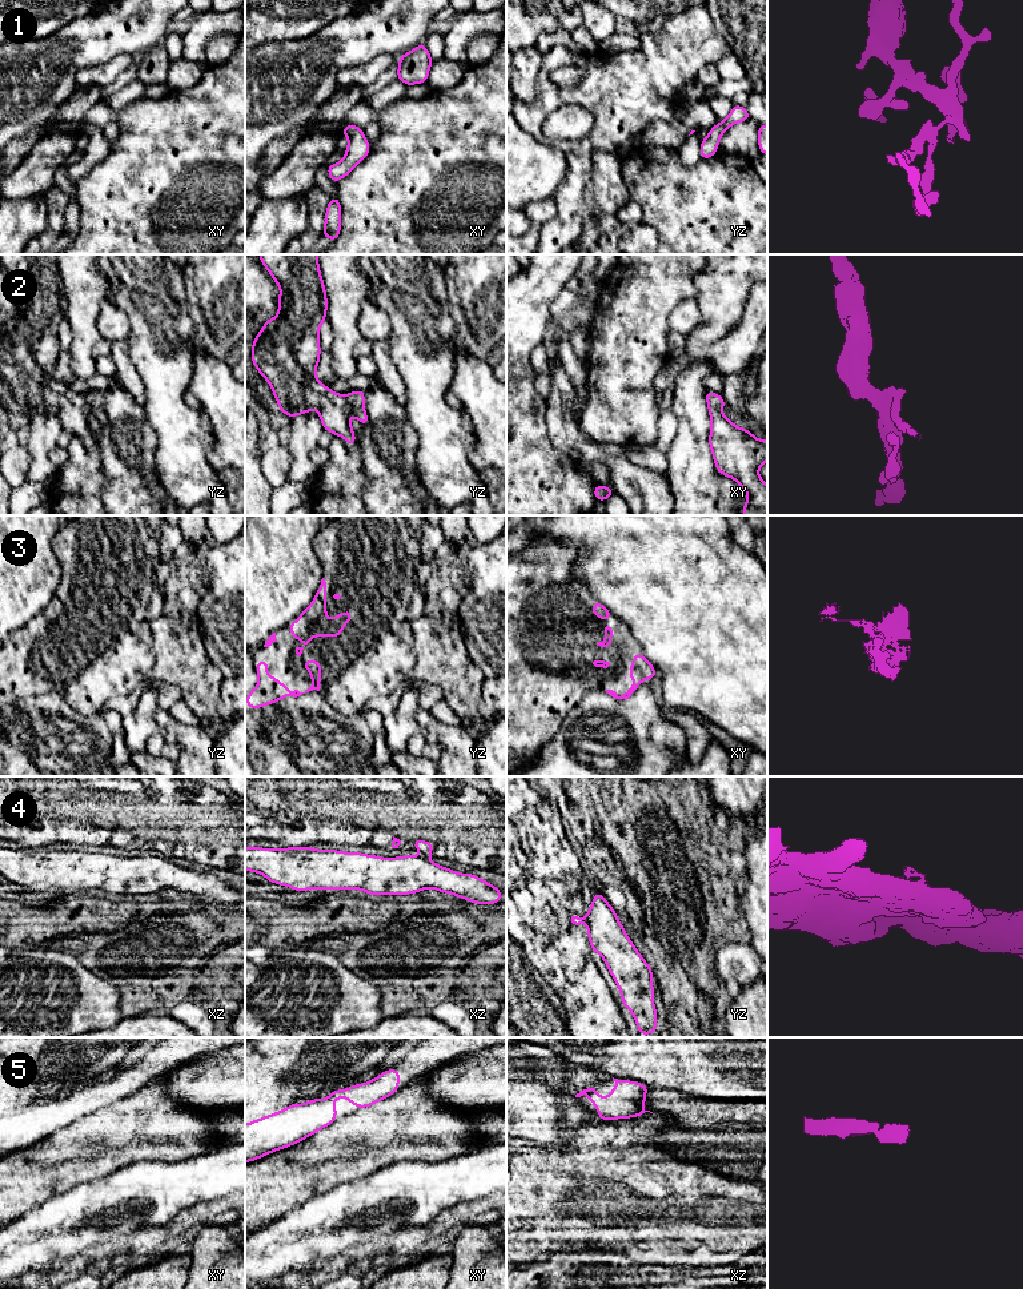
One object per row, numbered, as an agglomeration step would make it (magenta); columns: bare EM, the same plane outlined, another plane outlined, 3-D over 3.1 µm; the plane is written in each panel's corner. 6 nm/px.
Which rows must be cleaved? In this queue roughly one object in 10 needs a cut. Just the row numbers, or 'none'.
4

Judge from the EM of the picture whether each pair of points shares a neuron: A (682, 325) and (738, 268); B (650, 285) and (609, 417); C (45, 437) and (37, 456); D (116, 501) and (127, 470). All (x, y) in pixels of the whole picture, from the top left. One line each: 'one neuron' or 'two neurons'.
A: two neurons
B: one neuron
C: one neuron
D: one neuron

